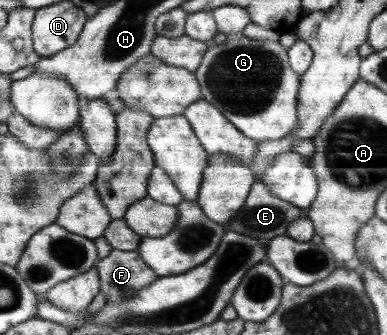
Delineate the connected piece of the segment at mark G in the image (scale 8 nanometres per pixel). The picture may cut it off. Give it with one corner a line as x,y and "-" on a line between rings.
242,32
228,34
225,43
209,47
195,73
203,98
258,144
287,137
299,125
300,75
288,62
288,50
278,41
247,38

